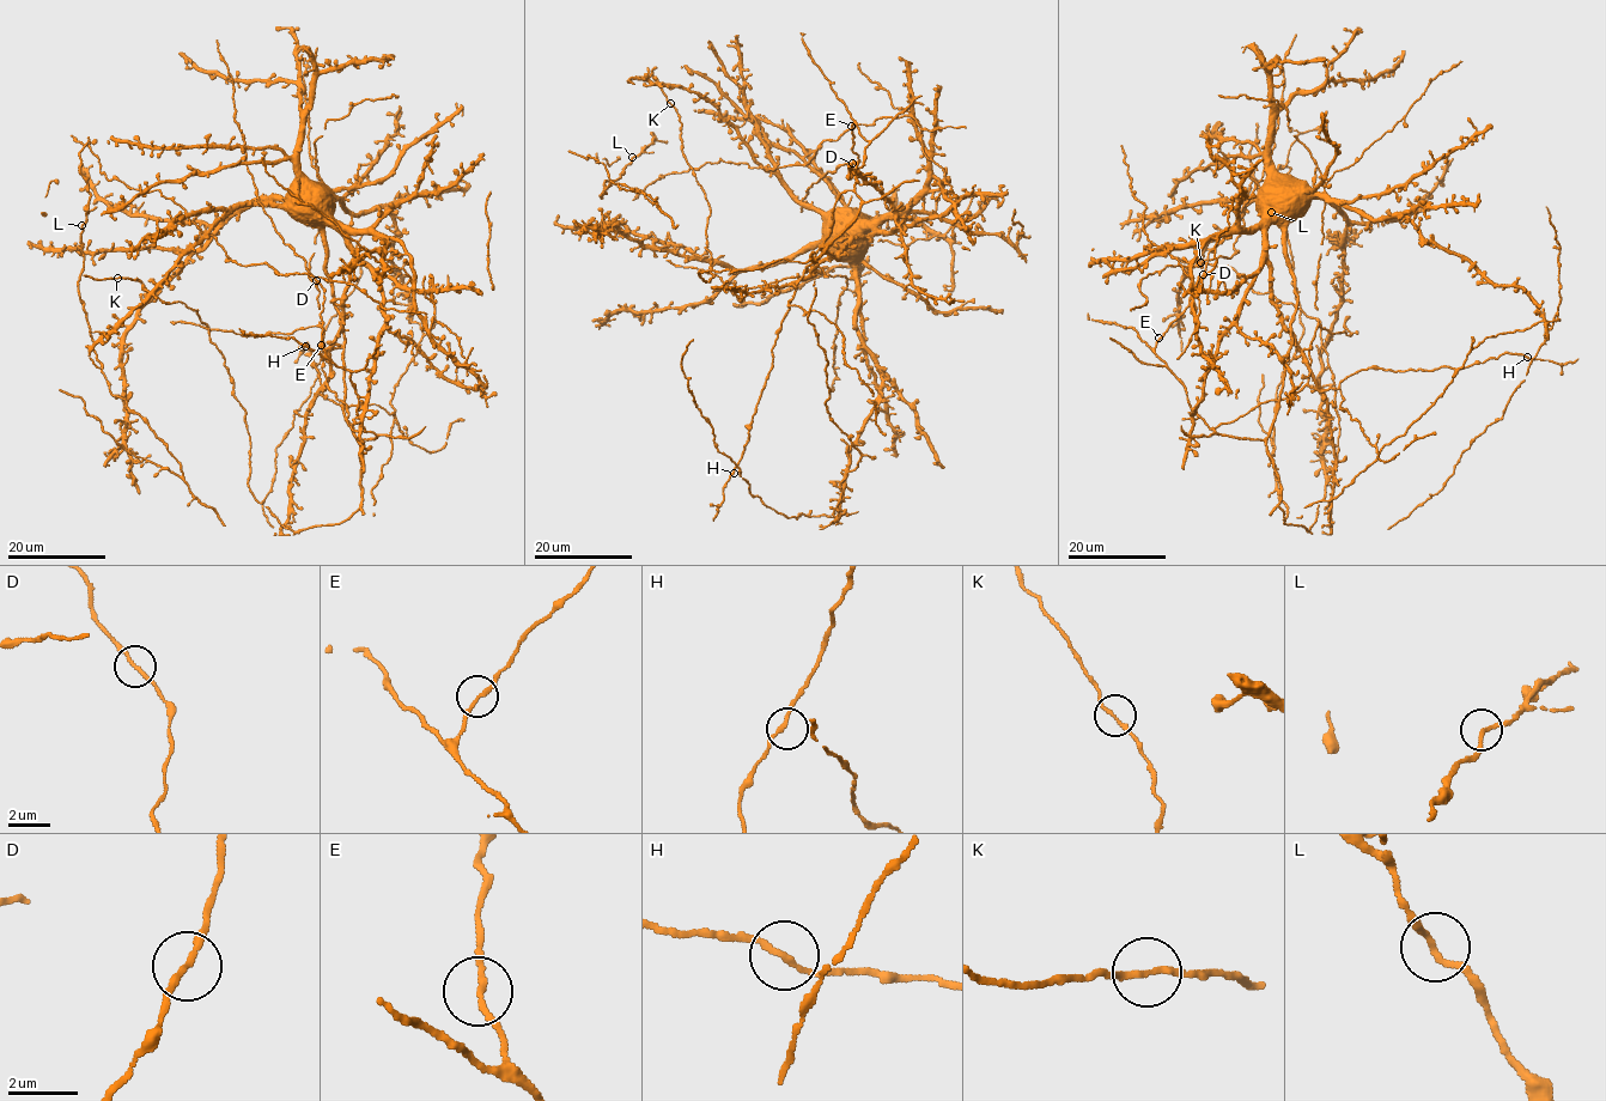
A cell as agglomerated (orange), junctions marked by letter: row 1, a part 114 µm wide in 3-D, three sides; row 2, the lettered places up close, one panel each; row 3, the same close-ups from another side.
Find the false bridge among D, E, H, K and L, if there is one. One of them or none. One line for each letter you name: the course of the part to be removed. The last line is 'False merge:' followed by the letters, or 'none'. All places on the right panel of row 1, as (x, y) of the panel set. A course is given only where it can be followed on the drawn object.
False merge: none

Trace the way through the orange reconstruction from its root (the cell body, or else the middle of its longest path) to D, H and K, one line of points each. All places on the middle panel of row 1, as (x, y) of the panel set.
D: (847, 226), (889, 232), (898, 223), (888, 199), (856, 172), (869, 143), (855, 122), (859, 160), (852, 163)
H: (847, 226), (865, 233), (843, 244), (839, 260), (828, 256), (795, 284), (772, 348), (772, 369), (734, 473)
K: (847, 226), (865, 233), (839, 260), (827, 243), (815, 261), (704, 281), (711, 207), (670, 103)

